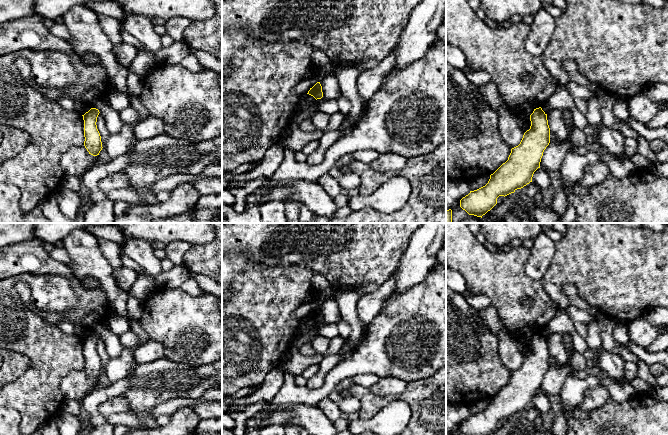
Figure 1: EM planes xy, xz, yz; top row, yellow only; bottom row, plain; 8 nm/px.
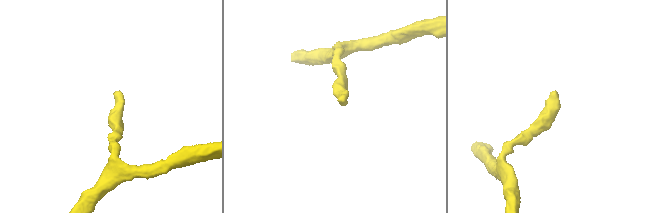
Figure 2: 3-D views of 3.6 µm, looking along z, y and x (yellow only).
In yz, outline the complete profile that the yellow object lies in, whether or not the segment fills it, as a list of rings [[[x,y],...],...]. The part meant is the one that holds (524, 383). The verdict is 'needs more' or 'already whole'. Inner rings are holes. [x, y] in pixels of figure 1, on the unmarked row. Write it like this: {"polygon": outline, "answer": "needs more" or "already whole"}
{"polygon": [[[541,331],[534,333],[530,339],[530,345],[530,353],[524,357],[520,368],[511,373],[508,384],[490,399],[488,407],[477,414],[470,415],[460,424],[460,431],[463,434],[490,435],[497,428],[499,420],[505,421],[532,406],[534,396],[540,392],[543,376],[550,367],[550,352],[547,338]]], "answer": "already whole"}

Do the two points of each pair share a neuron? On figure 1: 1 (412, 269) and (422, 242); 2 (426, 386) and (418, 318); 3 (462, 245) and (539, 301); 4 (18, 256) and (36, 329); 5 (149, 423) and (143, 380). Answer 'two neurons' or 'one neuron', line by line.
1: one neuron
2: two neurons
3: one neuron
4: two neurons
5: one neuron

